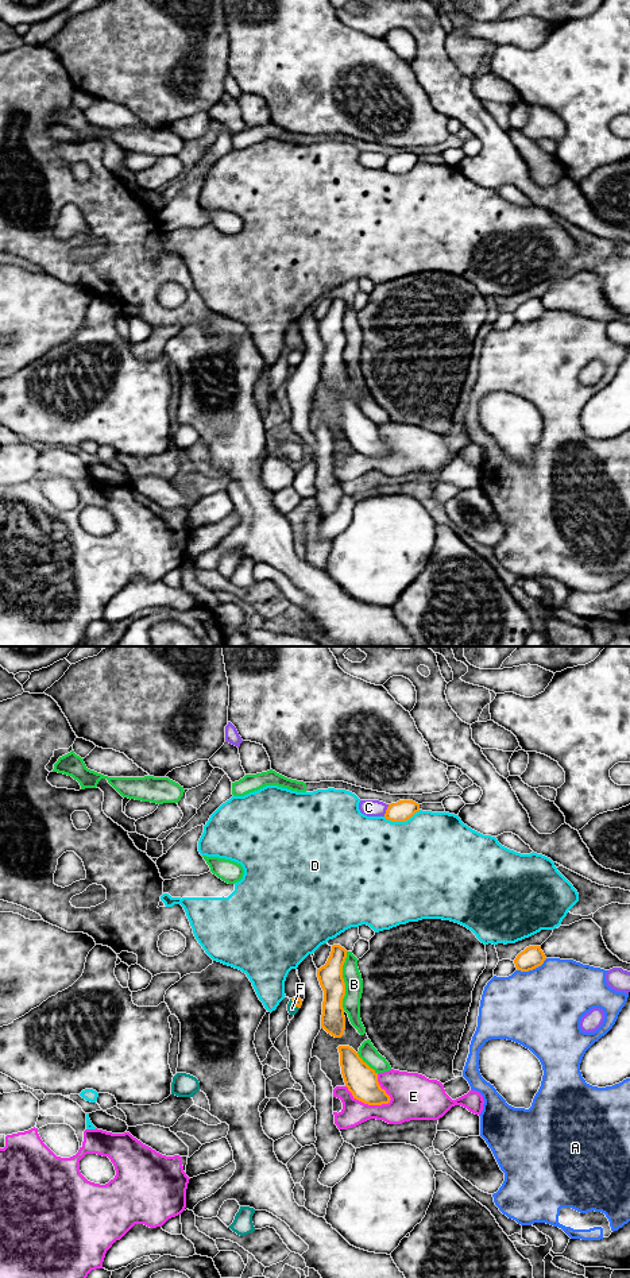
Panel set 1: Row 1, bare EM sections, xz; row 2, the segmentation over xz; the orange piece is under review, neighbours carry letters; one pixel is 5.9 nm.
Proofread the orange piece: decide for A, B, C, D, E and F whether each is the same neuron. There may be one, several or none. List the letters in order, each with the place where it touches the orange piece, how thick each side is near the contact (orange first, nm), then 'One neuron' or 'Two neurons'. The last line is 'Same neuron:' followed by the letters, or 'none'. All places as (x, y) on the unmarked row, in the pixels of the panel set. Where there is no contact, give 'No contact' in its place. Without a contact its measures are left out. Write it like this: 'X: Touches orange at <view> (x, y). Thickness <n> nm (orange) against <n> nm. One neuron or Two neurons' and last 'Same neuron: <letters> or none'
A: Touches orange at xz (532, 321). Thickness 140 nm (orange) against 480 nm. Two neurons
B: Touches orange at xz (343, 334). Thickness 140 nm (orange) against 110 nm. Two neurons
C: Touches orange at xz (386, 162). Thickness 120 nm (orange) against 100 nm. Two neurons
D: Touches orange at xz (401, 173). Thickness 120 nm (orange) against 500 nm. Two neurons
E: Touches orange at xz (367, 455). Thickness 190 nm (orange) against 220 nm. Two neurons
F: Touches orange at xz (294, 356). Thickness 60 nm (orange) against 60 nm. One neuron
Same neuron: F

